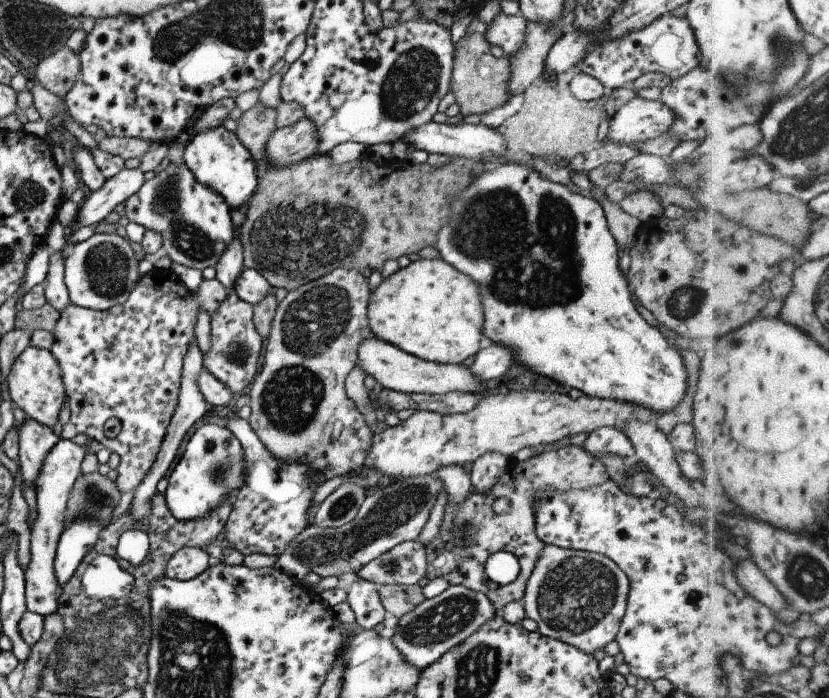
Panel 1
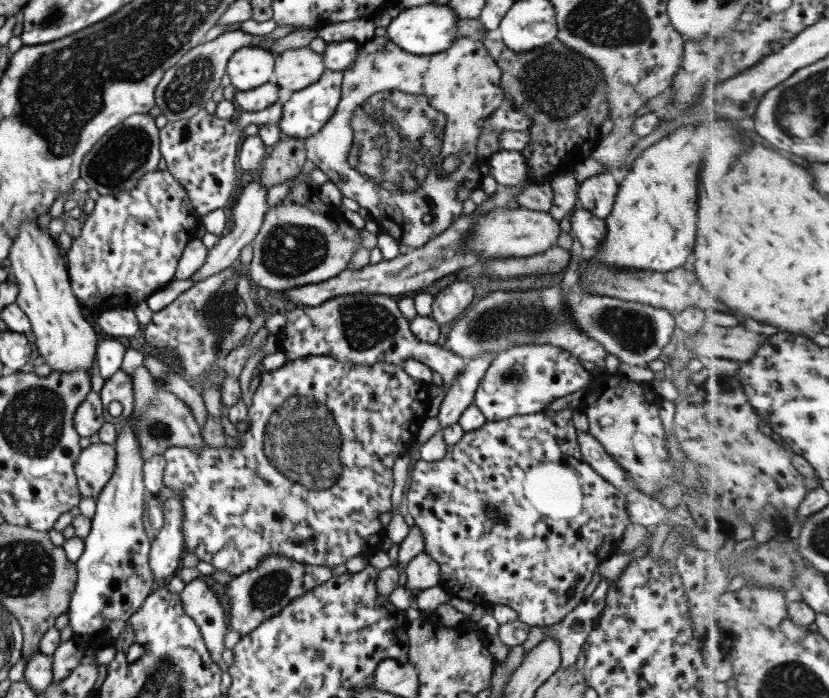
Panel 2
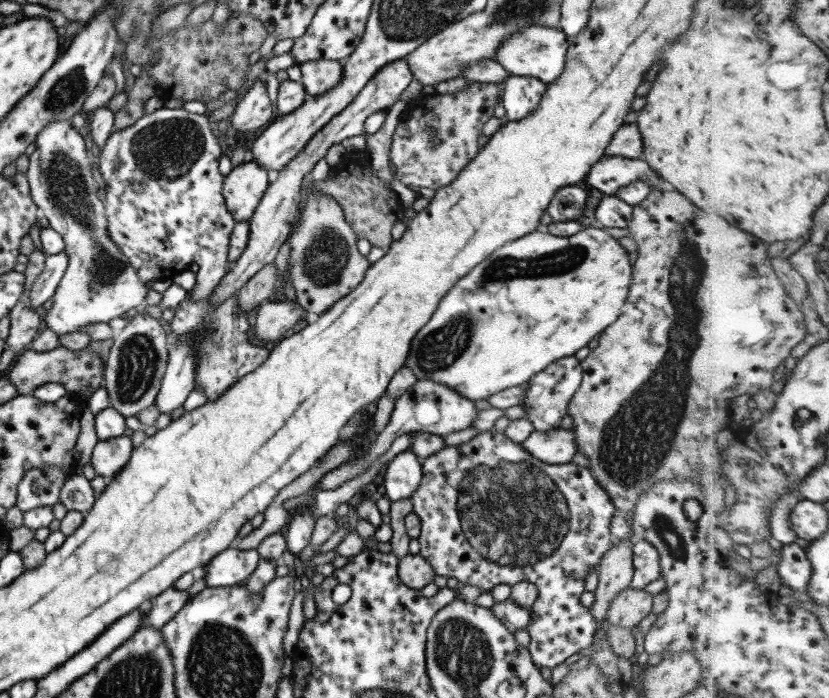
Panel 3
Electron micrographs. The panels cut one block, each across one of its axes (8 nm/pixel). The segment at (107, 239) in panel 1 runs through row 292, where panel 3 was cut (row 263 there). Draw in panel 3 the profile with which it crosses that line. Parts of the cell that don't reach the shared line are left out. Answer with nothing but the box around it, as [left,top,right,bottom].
[24,120,148,336]

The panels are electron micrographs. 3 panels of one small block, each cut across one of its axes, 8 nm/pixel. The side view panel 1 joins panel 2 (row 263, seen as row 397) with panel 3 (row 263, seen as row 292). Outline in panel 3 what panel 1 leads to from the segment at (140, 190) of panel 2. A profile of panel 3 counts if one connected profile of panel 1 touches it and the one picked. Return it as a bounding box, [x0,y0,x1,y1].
[96,106,234,300]

